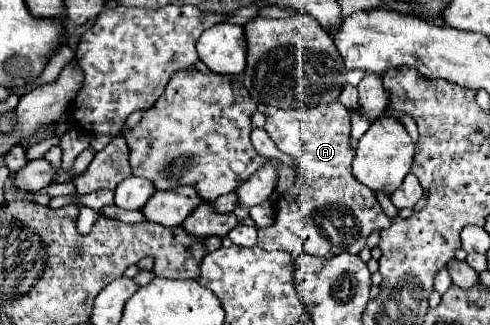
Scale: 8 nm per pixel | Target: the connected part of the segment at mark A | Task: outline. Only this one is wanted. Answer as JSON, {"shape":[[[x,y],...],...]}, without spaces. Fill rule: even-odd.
{"shape":[[[332,101],[326,105],[314,105],[310,109],[268,109],[264,129],[276,143],[276,147],[294,157],[298,163],[300,177],[296,179],[294,187],[280,195],[276,203],[276,217],[274,223],[258,229],[258,245],[266,251],[288,251],[292,257],[302,253],[320,255],[320,257],[334,257],[340,253],[360,253],[366,247],[366,239],[374,229],[390,227],[390,219],[384,215],[376,195],[372,189],[362,185],[352,175],[352,159],[354,151],[350,149],[350,115],[348,109],[340,101]]]}

